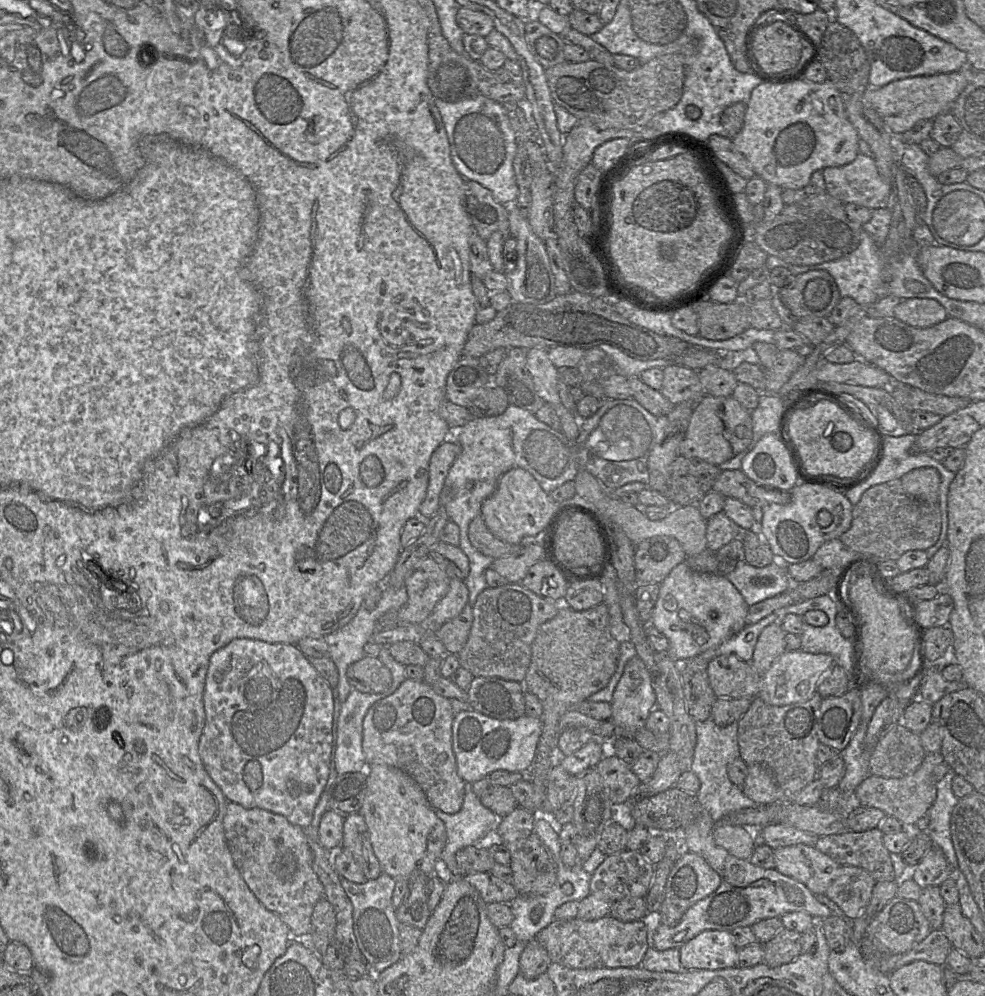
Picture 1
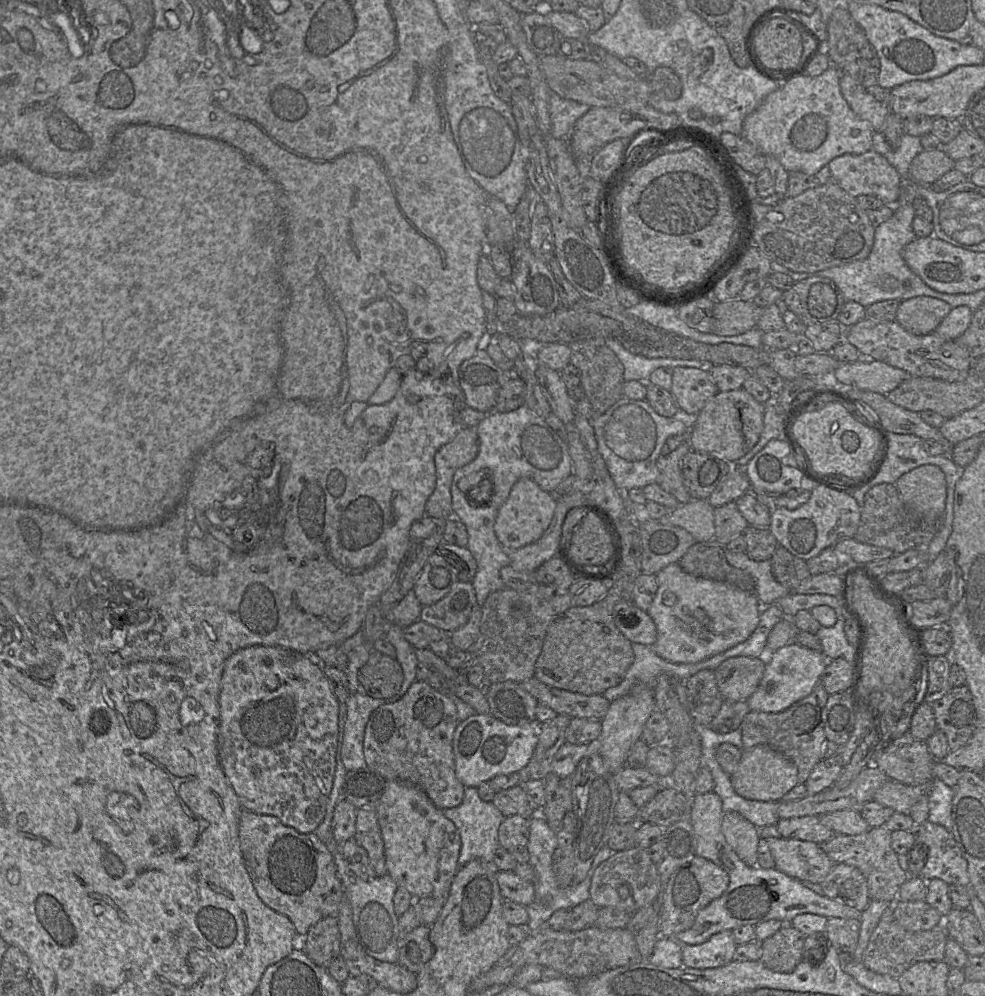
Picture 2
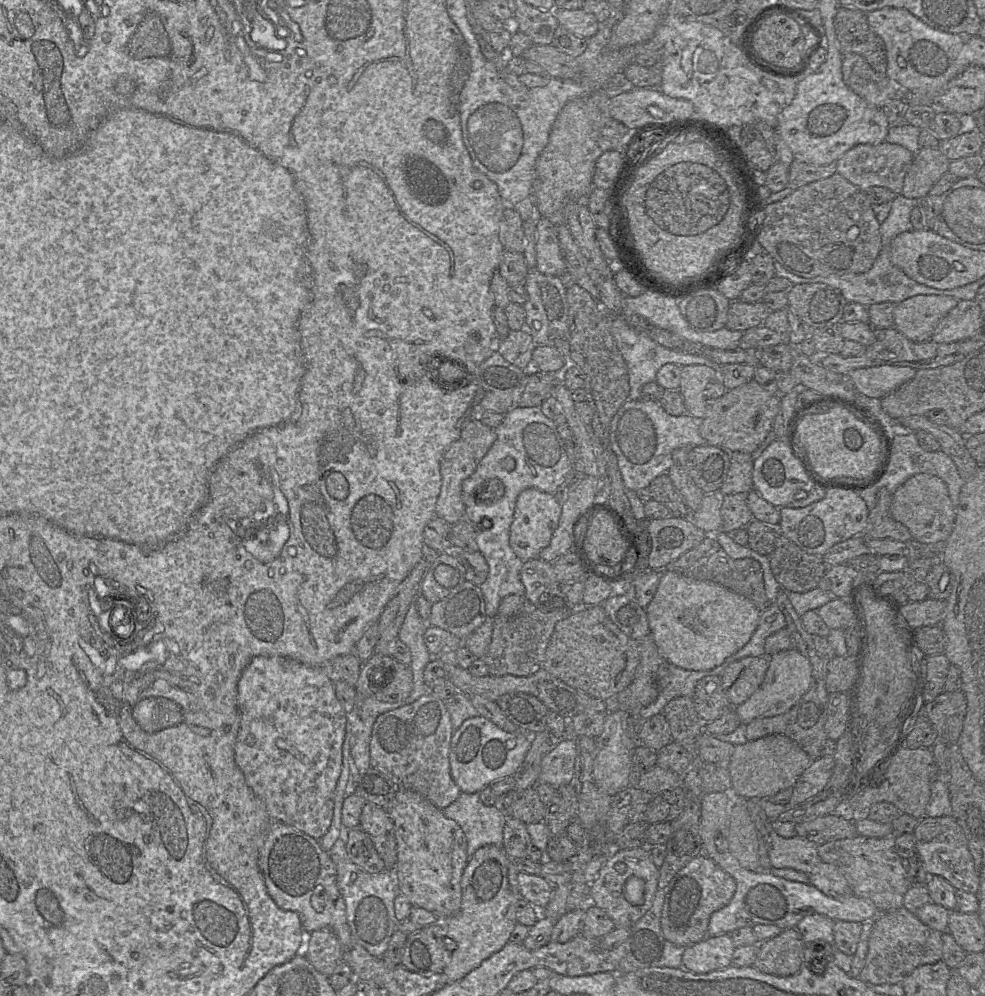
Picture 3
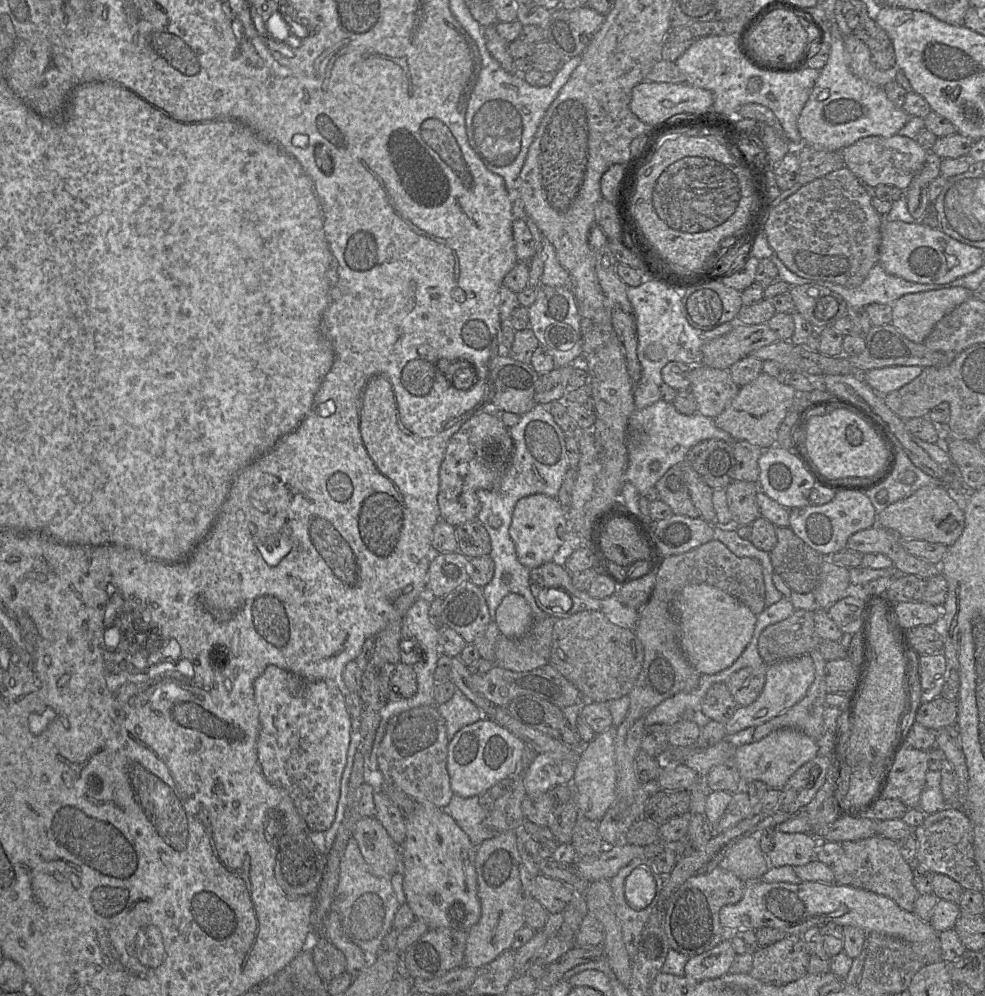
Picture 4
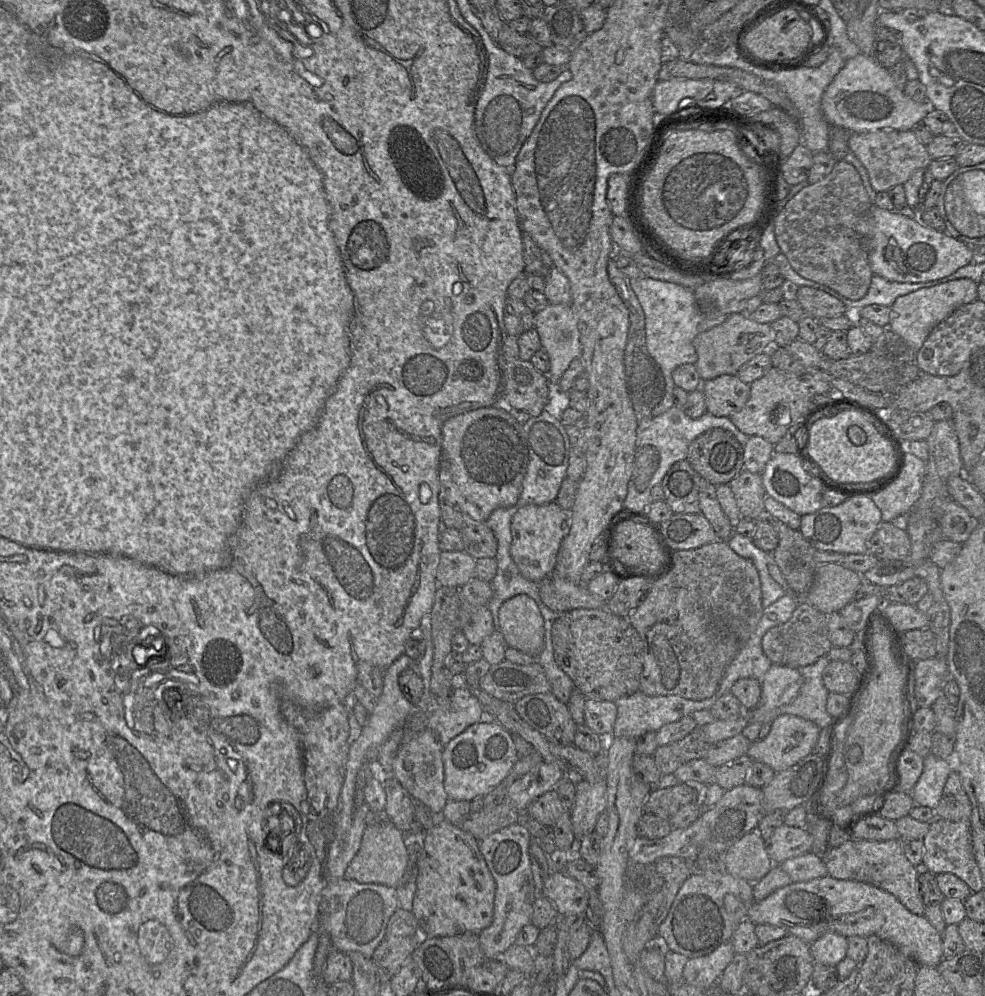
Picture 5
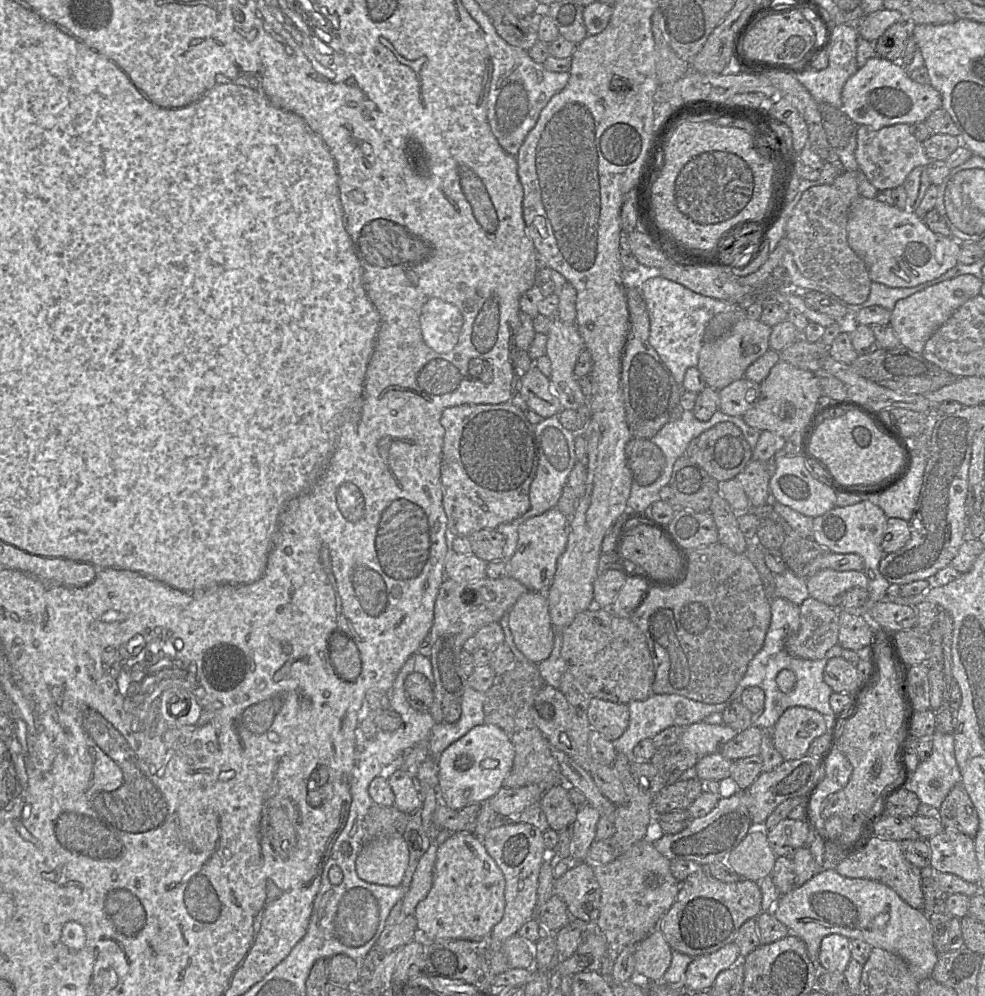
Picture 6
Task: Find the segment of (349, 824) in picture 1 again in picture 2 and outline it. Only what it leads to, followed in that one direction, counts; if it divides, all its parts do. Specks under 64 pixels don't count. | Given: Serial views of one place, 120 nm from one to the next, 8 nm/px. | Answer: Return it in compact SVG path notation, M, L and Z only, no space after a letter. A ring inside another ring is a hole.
M359 808L356 810L353 837L367 851L376 877L387 874L384 843L375 809Z

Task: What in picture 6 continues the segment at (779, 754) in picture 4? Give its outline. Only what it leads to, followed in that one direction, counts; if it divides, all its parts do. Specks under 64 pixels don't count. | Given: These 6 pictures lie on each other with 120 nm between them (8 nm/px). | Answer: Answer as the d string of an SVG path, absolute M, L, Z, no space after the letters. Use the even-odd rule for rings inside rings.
M802 706L786 709L771 730L774 747L784 761L802 758L813 740L827 733L832 717Z

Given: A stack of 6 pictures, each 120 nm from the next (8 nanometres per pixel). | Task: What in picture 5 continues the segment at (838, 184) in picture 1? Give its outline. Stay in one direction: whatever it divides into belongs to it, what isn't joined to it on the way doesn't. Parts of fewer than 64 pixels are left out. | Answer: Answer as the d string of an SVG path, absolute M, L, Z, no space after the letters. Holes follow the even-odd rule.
M880 129L864 133L852 133L849 149L865 167L872 188L878 193L903 185L920 168L928 167L931 157L924 144L911 130Z

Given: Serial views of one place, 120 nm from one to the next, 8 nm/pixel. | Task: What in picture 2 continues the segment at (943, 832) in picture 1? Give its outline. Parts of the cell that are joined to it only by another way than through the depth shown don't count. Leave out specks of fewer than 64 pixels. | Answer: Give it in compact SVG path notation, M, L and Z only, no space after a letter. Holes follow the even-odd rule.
M935 778L930 783L928 821L946 828L952 833L952 800L954 789Z

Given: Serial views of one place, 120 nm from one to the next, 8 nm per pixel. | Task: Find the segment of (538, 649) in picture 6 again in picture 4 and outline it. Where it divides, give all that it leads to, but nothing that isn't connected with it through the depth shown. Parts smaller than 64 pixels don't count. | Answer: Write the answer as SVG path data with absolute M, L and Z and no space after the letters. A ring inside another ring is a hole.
M509 593L497 607L494 621L501 634L510 638L521 638L533 625L534 615L522 595Z

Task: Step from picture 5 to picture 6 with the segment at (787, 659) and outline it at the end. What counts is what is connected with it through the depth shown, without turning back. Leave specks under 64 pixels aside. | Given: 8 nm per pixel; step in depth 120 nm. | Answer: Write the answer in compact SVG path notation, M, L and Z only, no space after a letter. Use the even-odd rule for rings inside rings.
M813 597L800 605L800 628L786 641L789 655L819 660L838 643L839 611Z

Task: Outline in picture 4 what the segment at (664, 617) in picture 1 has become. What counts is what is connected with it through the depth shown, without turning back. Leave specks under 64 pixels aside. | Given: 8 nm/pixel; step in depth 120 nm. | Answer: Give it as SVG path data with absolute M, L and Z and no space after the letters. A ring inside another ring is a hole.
M708 584L684 587L674 599L679 643L690 664L701 674L715 674L730 667L750 643L757 616L732 595Z

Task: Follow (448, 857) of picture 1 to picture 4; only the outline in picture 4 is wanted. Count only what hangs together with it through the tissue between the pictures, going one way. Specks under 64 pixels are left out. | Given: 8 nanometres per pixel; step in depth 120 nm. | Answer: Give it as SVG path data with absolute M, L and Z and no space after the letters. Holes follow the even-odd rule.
M454 794L449 804L441 808L469 836L472 845L476 848L483 841L501 833L495 832L486 826L489 811L485 811L478 800L479 796L466 798Z

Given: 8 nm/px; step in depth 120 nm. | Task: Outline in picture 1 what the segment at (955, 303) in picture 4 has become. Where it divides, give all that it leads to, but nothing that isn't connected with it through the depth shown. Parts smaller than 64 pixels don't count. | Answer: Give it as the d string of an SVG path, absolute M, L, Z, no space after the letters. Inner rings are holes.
M928 298L902 299L894 309L894 318L915 328L929 328L947 319L945 308Z

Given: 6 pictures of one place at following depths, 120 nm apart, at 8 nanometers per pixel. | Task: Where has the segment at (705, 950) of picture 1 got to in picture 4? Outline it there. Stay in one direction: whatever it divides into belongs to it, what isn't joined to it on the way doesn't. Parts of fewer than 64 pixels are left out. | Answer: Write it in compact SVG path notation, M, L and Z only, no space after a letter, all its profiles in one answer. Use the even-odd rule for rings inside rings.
M726 936L710 950L689 957L684 969L685 975L695 980L722 976L730 971L736 954L730 938Z

